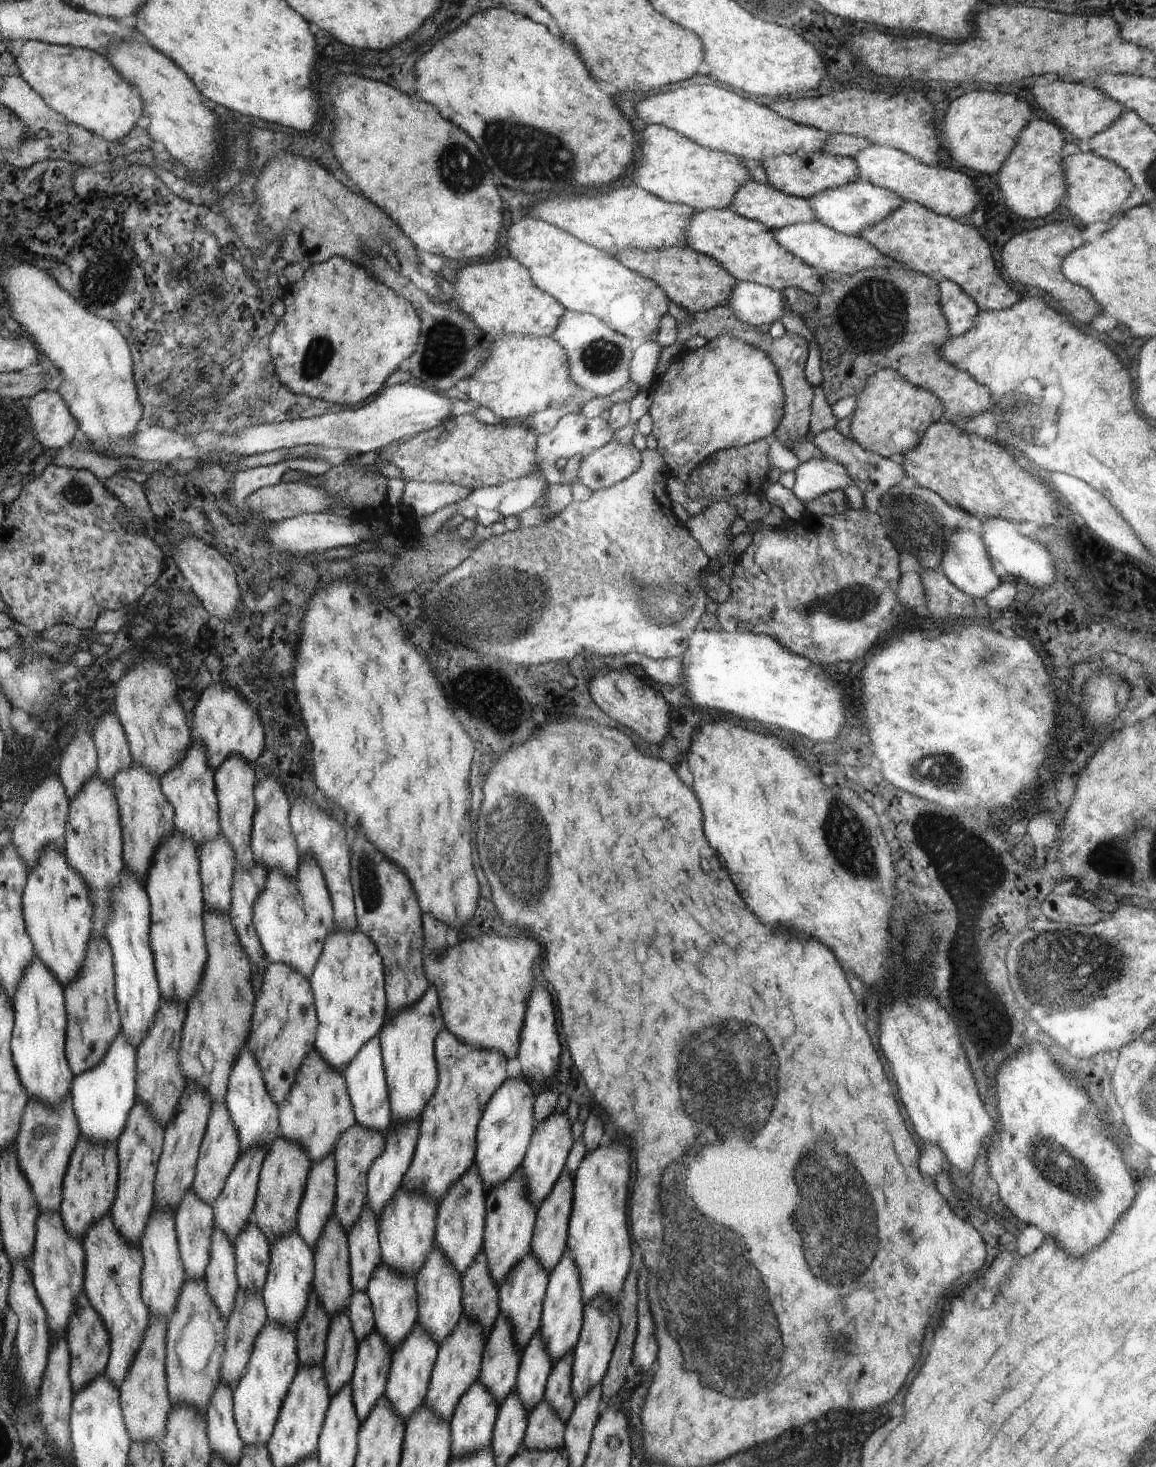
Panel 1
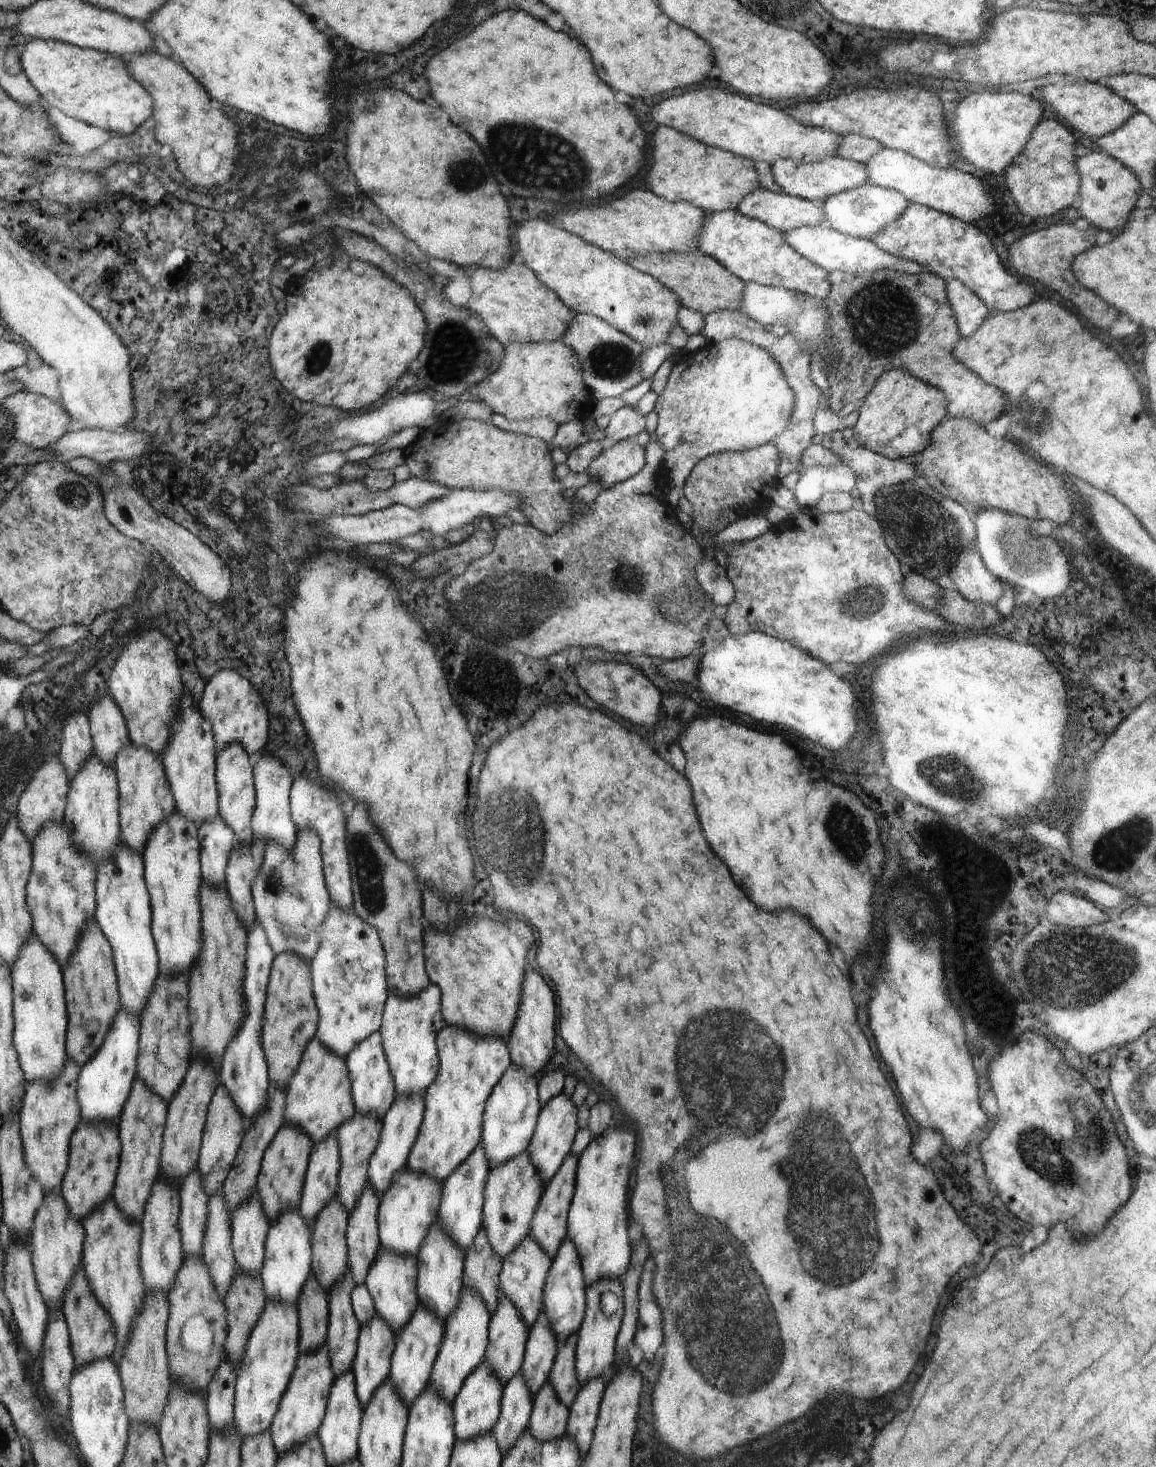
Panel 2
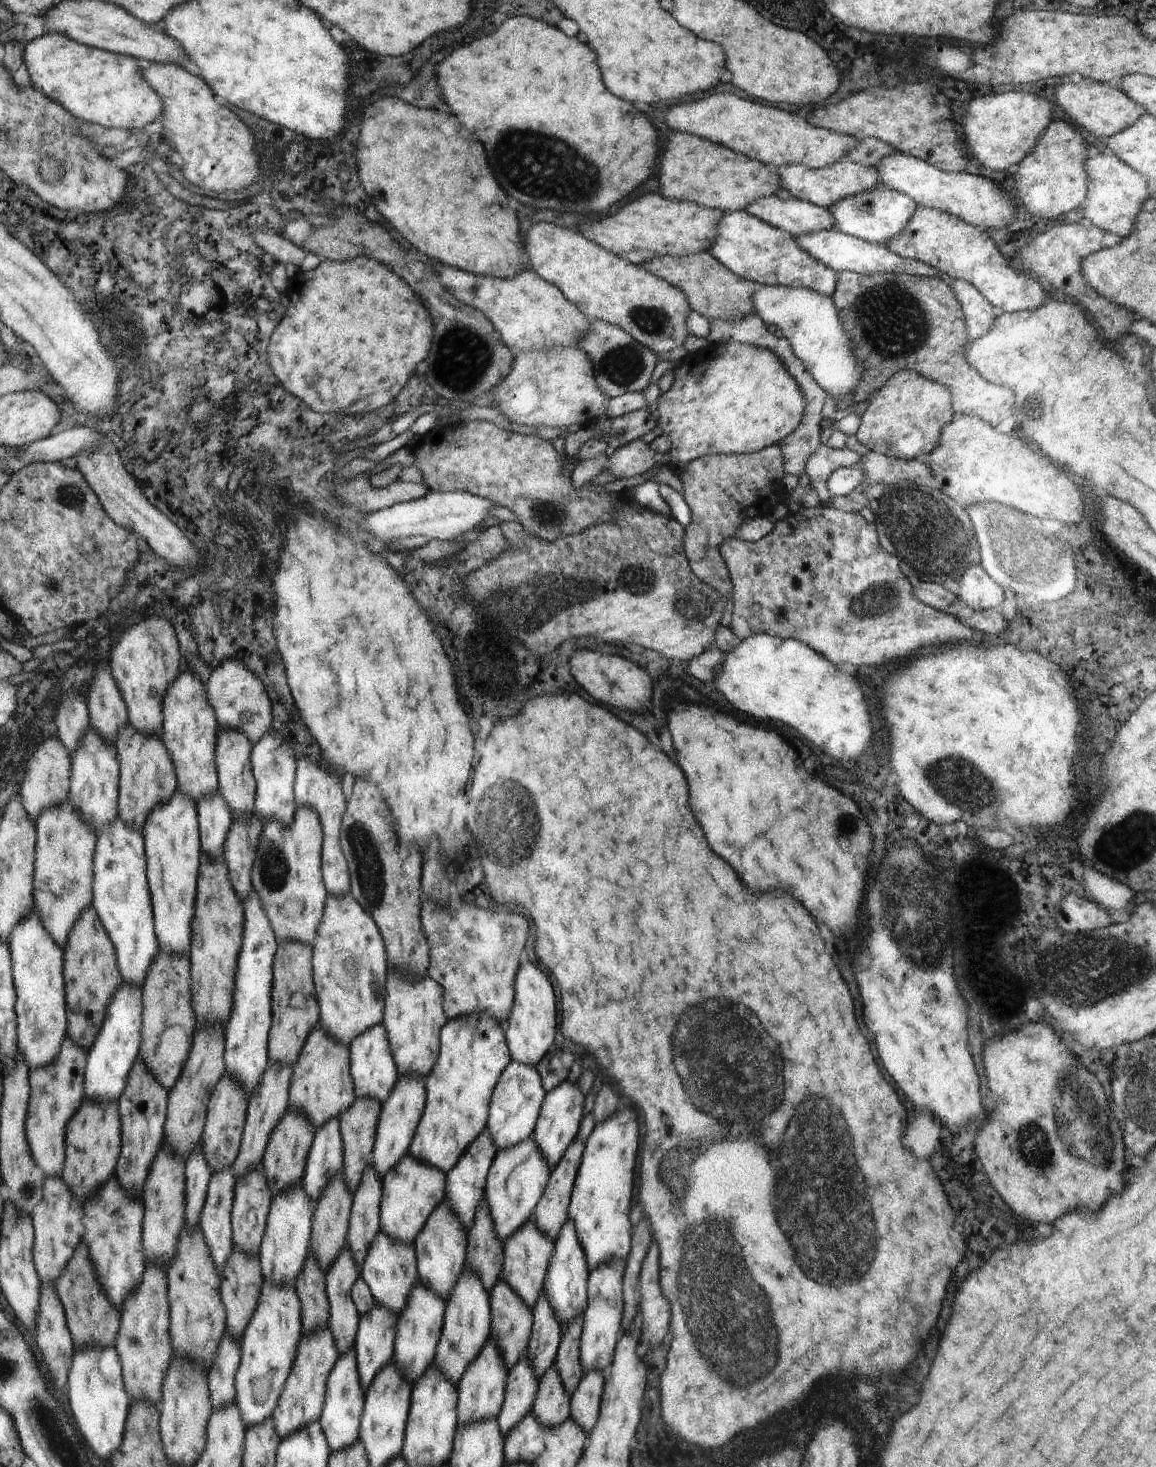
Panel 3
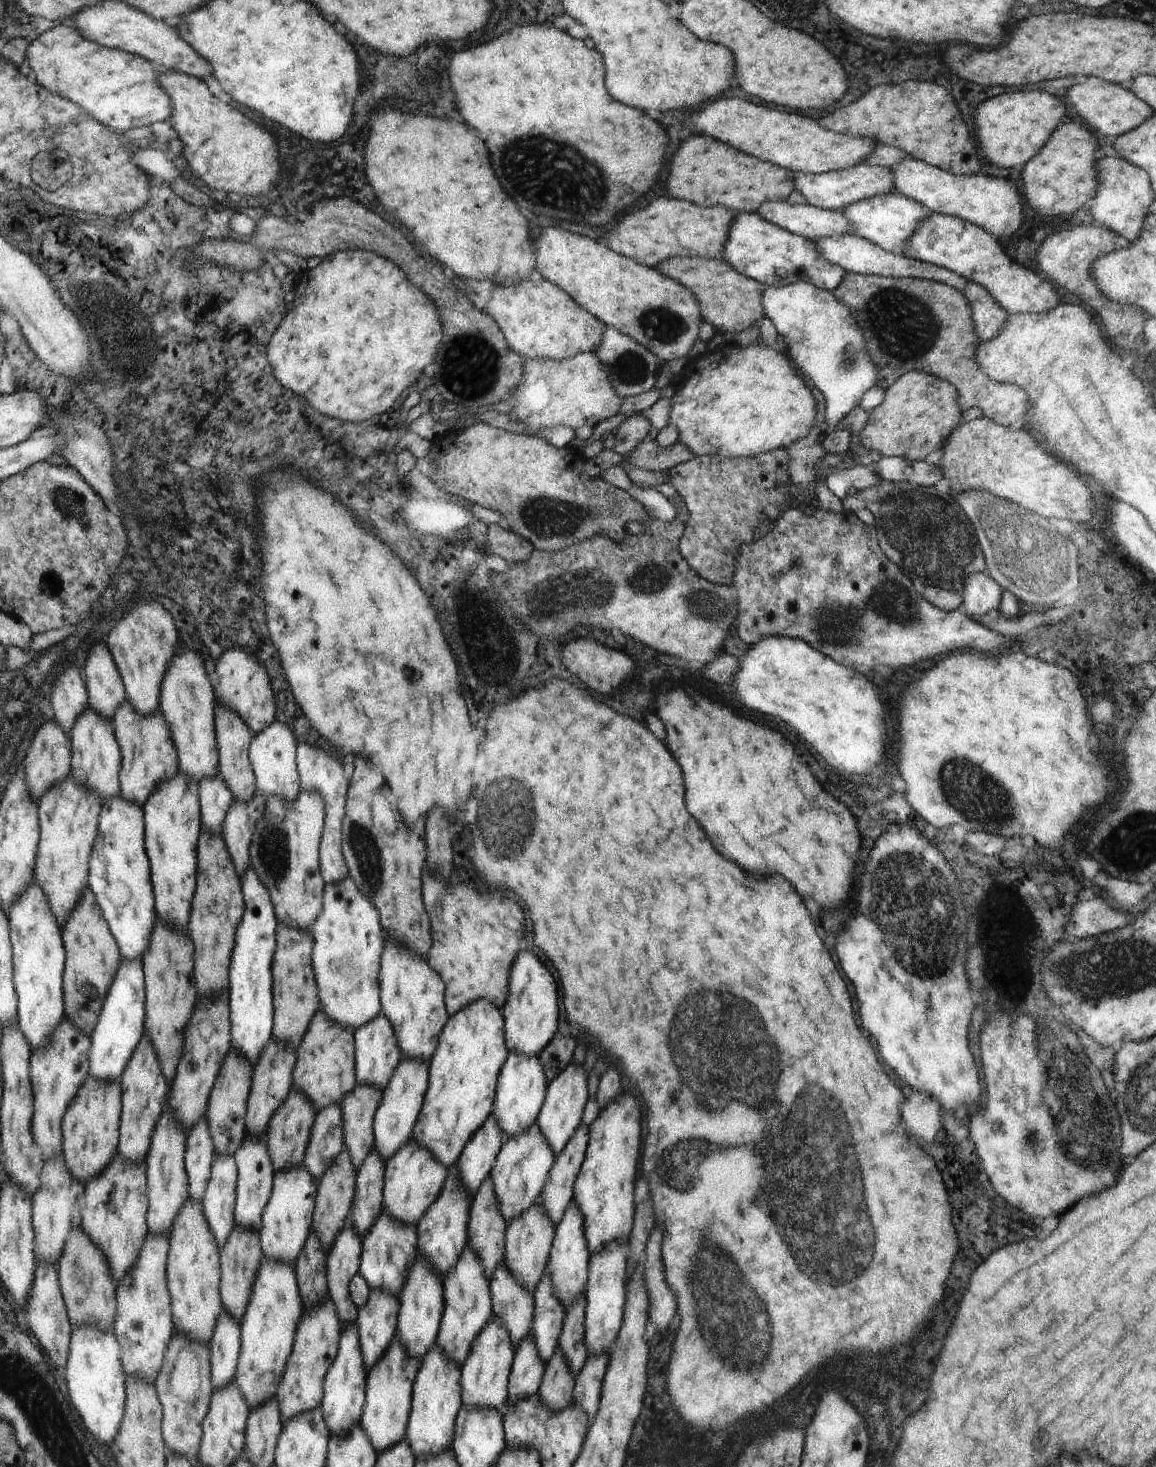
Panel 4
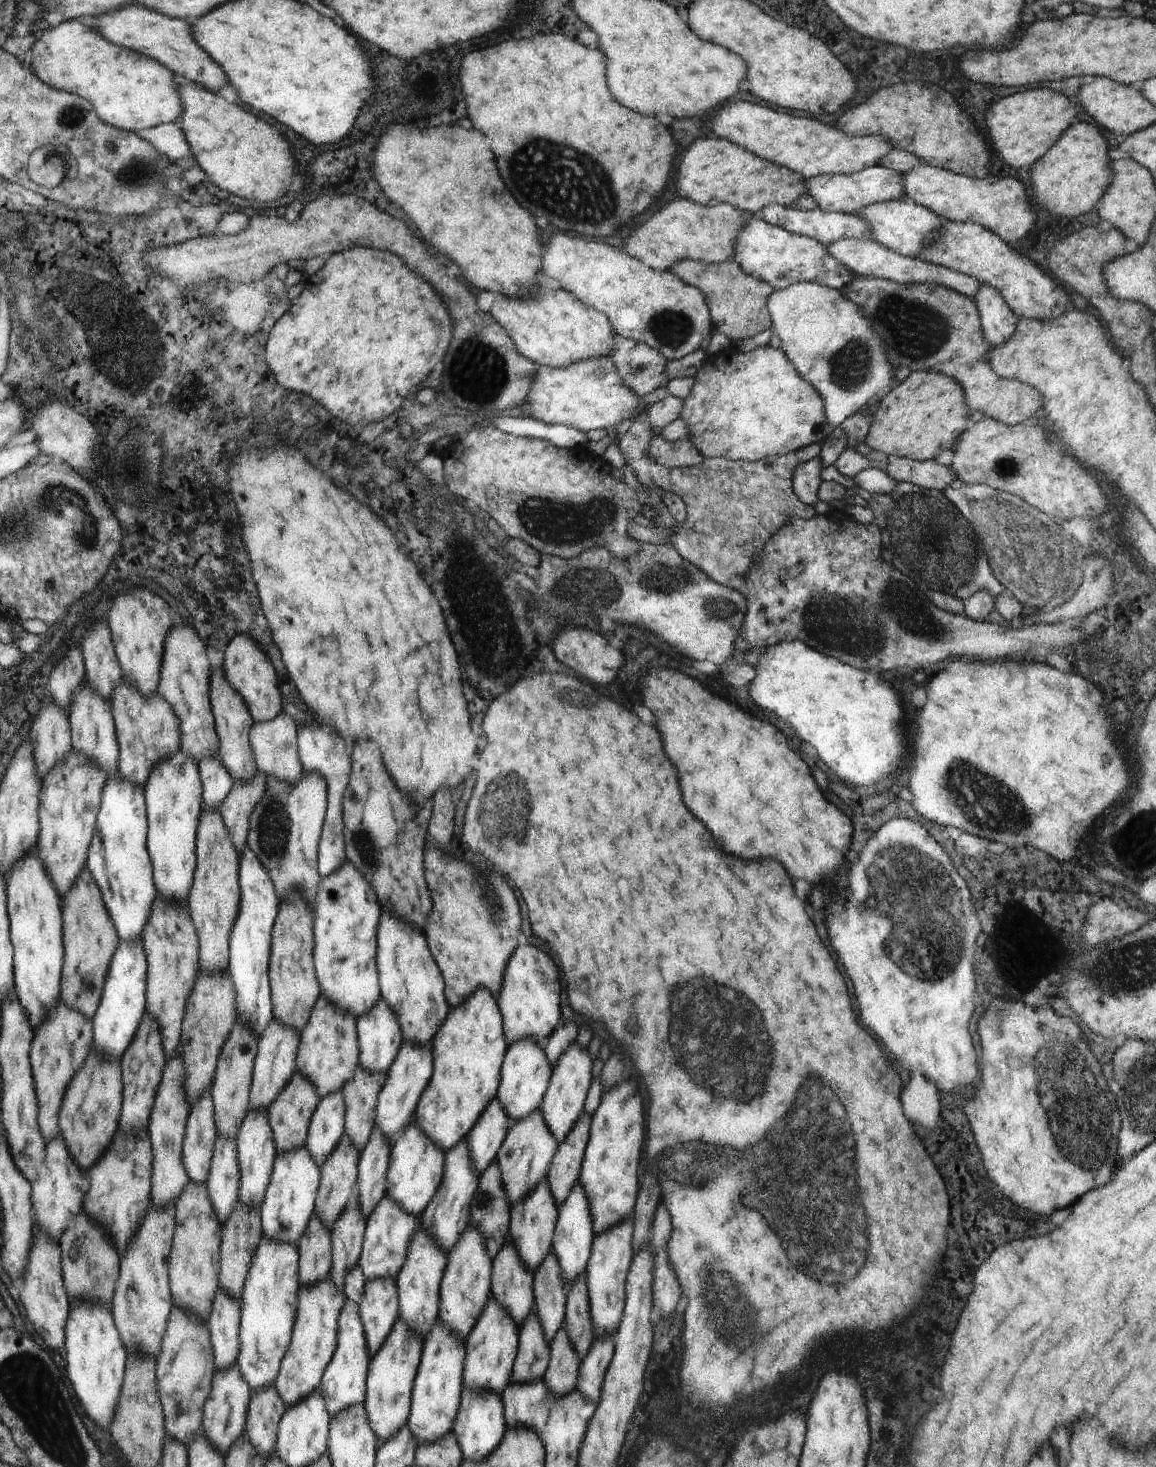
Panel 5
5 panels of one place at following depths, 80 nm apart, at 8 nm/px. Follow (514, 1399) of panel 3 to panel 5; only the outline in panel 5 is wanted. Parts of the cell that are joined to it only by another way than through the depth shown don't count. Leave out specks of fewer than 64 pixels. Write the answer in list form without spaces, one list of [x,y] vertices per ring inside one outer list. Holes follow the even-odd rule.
[[[535,1310],[520,1327],[520,1346],[513,1383],[525,1383],[534,1379],[542,1379],[549,1365],[551,1348],[545,1337],[543,1326]]]

